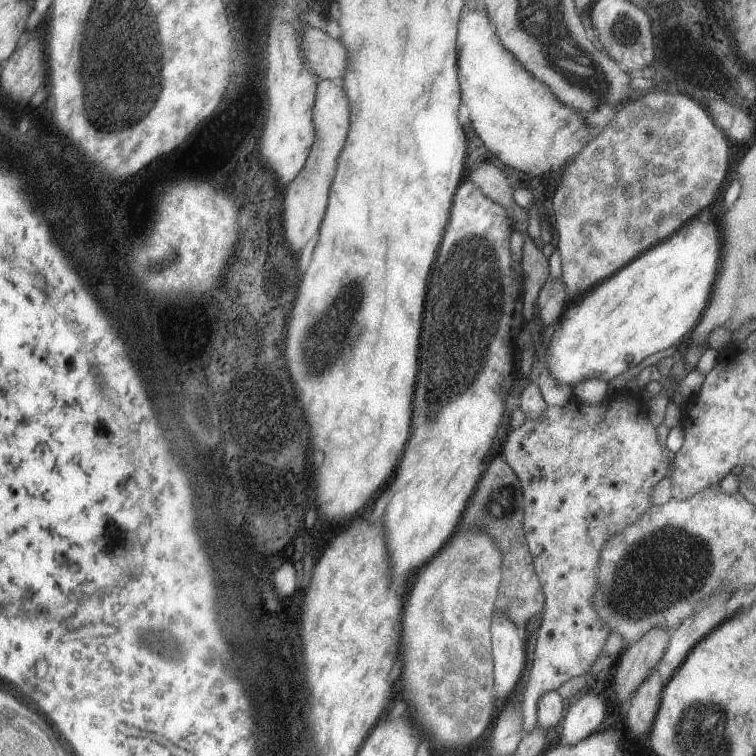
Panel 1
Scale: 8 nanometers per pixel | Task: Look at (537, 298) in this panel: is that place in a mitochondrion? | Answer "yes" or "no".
no

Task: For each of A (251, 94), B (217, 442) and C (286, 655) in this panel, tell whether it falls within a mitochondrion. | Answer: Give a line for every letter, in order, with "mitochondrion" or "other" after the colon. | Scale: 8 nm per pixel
A: other
B: mitochondrion
C: other

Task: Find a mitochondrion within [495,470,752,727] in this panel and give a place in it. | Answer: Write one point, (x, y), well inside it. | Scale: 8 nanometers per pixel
(660, 571)

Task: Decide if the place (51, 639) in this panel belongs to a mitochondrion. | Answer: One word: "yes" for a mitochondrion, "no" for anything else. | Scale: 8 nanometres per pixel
no

